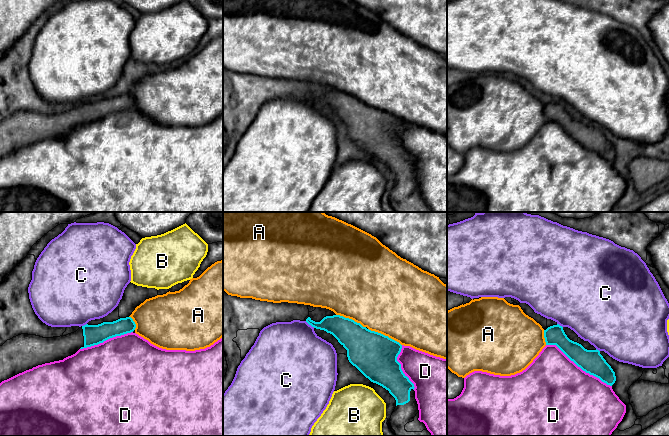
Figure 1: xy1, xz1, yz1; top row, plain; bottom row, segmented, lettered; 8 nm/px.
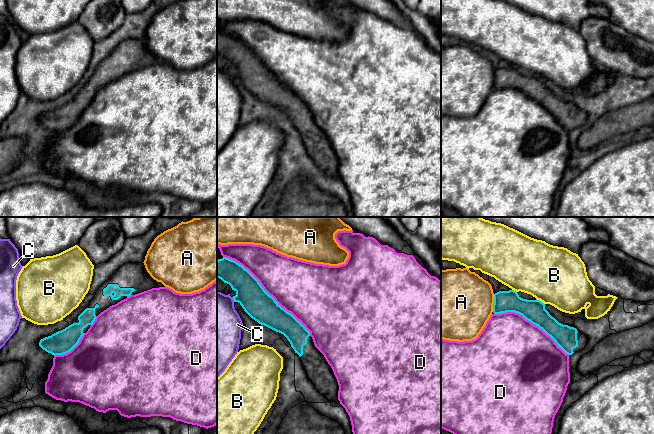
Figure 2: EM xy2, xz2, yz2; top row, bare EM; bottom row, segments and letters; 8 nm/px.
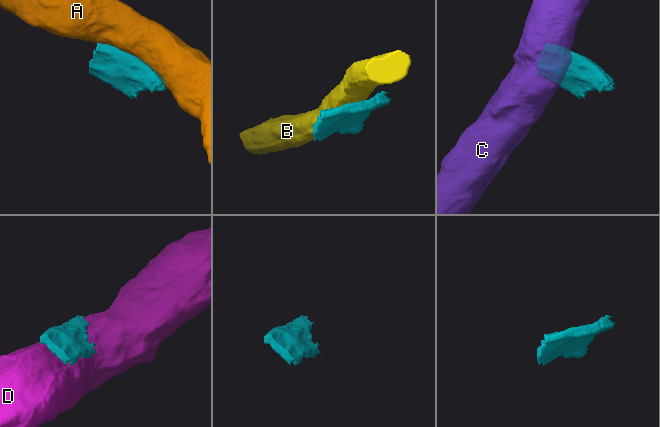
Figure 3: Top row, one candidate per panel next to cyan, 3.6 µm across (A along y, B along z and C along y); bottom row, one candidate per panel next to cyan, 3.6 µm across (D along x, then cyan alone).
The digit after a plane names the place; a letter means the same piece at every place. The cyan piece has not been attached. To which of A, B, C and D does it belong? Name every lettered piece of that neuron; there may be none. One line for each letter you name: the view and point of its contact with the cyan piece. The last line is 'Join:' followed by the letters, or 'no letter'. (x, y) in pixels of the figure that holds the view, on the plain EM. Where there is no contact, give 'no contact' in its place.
Join: no letter

